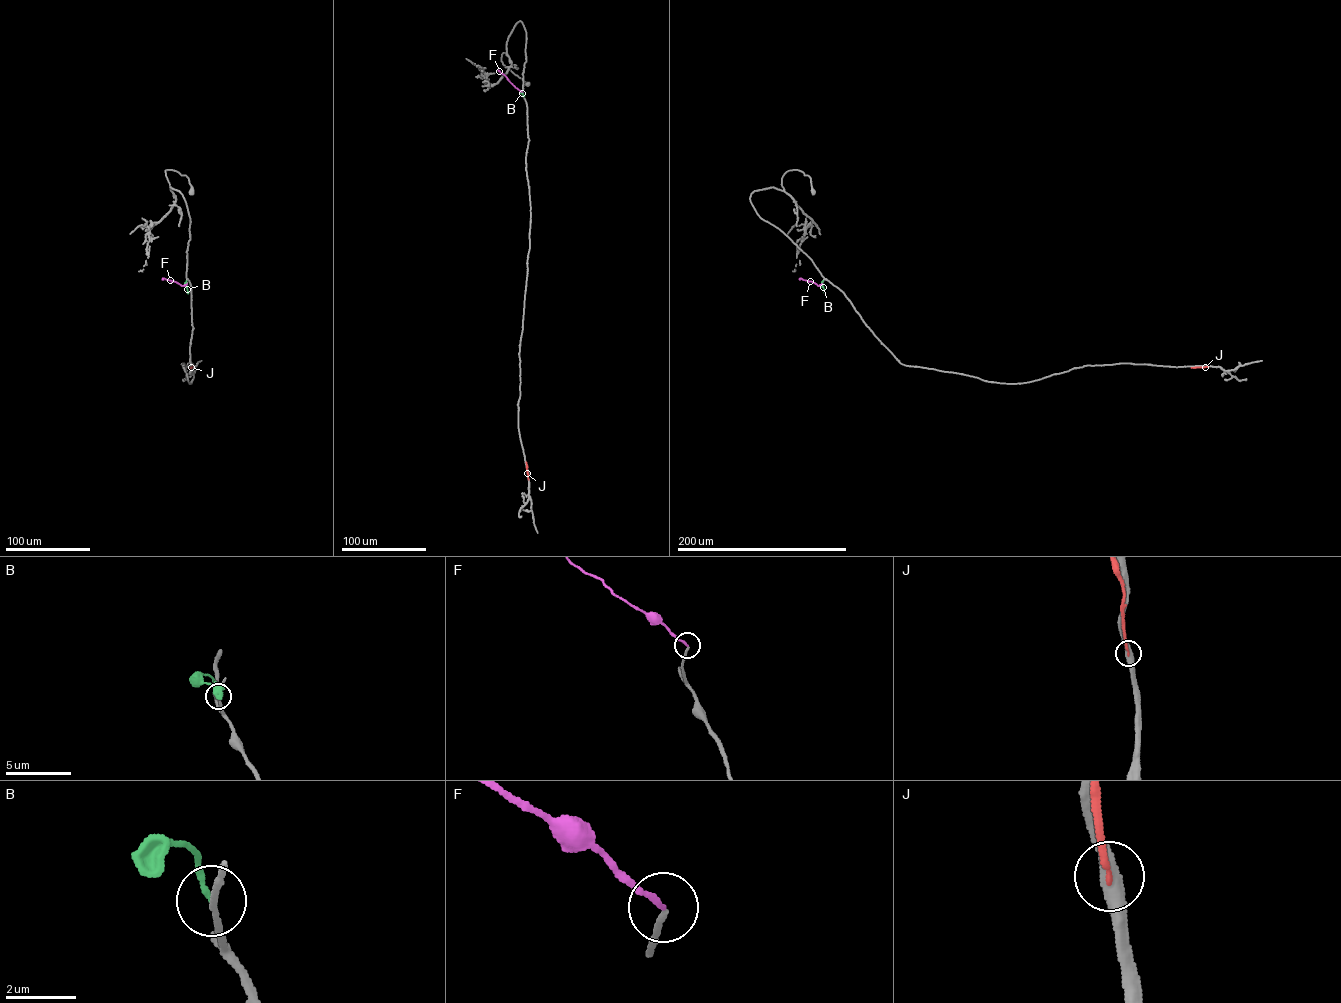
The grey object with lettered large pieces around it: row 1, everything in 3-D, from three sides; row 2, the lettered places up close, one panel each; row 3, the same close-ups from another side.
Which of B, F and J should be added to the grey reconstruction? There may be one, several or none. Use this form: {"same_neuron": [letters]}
{"same_neuron": ["F"]}

